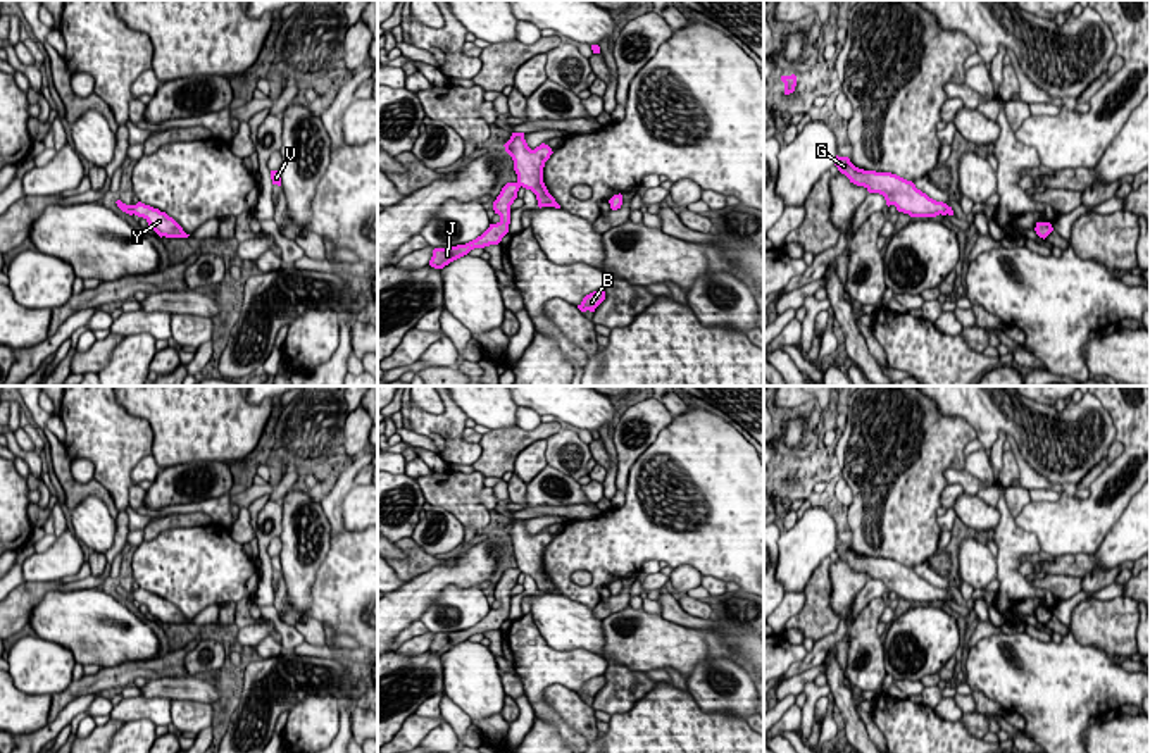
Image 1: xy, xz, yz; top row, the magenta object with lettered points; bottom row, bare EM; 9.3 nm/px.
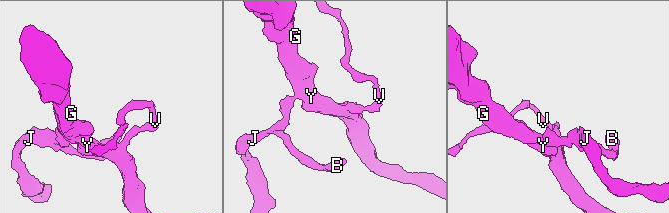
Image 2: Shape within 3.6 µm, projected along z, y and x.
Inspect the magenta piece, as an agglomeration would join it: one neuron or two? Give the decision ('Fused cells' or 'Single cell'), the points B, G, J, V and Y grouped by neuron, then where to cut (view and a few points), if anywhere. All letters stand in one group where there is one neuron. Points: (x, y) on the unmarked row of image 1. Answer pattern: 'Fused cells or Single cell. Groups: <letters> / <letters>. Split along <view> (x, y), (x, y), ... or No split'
Fused cells. Groups: B J / G V Y. Split along xy (131, 591), (135, 598)

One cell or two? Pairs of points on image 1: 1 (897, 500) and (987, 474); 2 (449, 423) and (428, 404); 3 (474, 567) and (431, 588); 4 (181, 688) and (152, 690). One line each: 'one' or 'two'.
1: two
2: two
3: one
4: one

